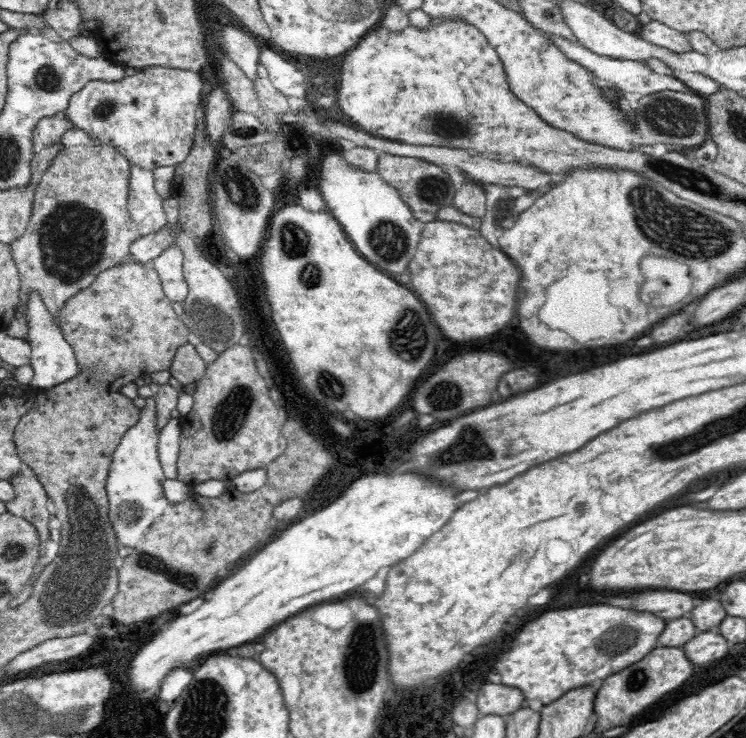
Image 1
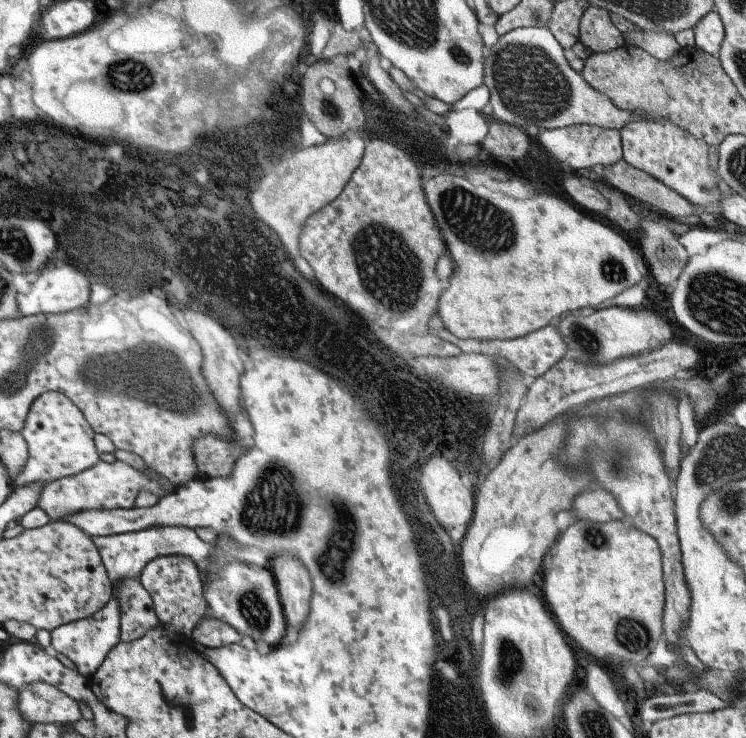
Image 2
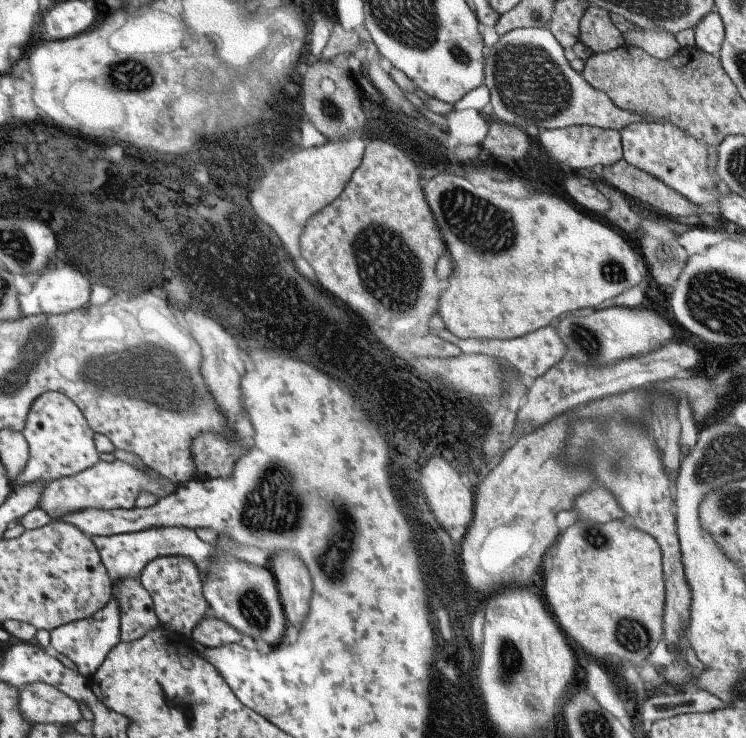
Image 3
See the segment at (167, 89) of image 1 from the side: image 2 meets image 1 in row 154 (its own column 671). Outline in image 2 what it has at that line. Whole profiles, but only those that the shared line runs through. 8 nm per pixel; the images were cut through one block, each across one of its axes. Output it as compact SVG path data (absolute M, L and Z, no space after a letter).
M651 117L649 121L635 121L626 124L619 131L622 146L622 159L627 164L649 173L659 179L664 185L675 189L684 199L691 201L700 209L703 204L717 205L719 178L707 166L707 145L697 140L683 129L665 121L662 117Z

